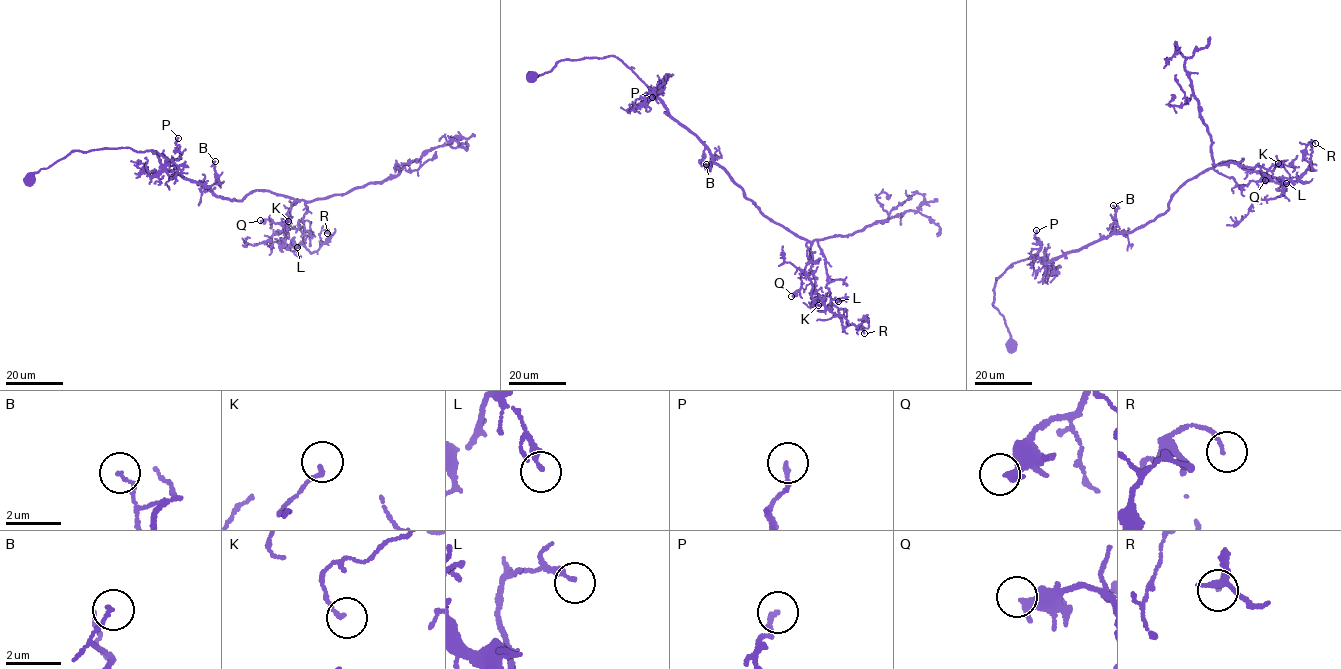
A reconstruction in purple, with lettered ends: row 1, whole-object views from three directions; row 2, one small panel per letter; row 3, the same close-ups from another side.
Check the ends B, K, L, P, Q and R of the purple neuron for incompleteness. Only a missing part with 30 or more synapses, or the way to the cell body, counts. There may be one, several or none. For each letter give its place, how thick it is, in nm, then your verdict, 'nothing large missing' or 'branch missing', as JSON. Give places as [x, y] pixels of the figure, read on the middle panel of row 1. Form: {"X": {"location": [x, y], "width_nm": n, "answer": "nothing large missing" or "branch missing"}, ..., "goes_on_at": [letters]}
{"B": {"location": [706, 164], "width_nm": 130, "answer": "nothing large missing"}, "K": {"location": [818, 305], "width_nm": 140, "answer": "nothing large missing"}, "L": {"location": [838, 301], "width_nm": 200, "answer": "nothing large missing"}, "P": {"location": [652, 97], "width_nm": 170, "answer": "nothing large missing"}, "Q": {"location": [791, 296], "width_nm": 340, "answer": "nothing large missing"}, "R": {"location": [864, 333], "width_nm": 130, "answer": "nothing large missing"}, "goes_on_at": []}

